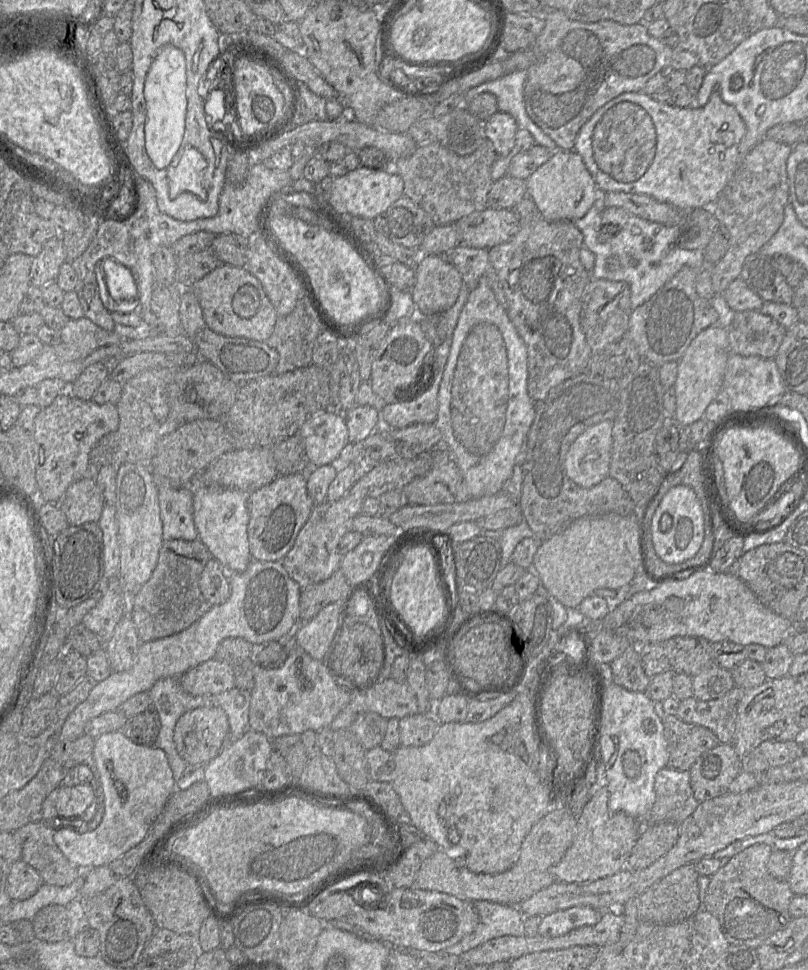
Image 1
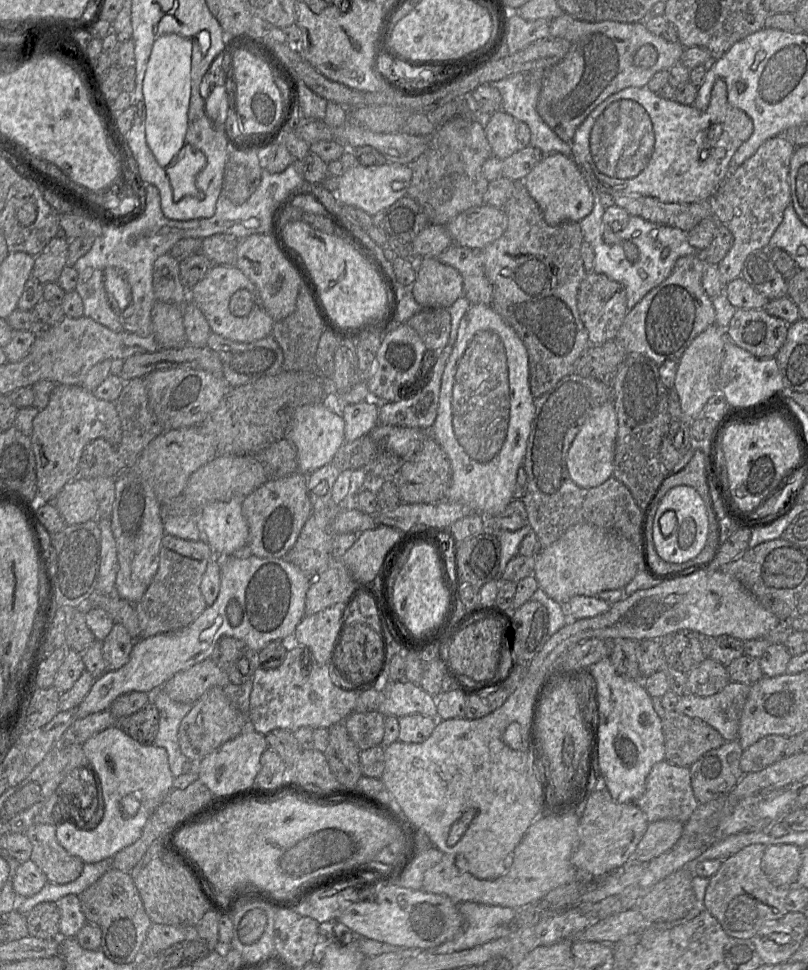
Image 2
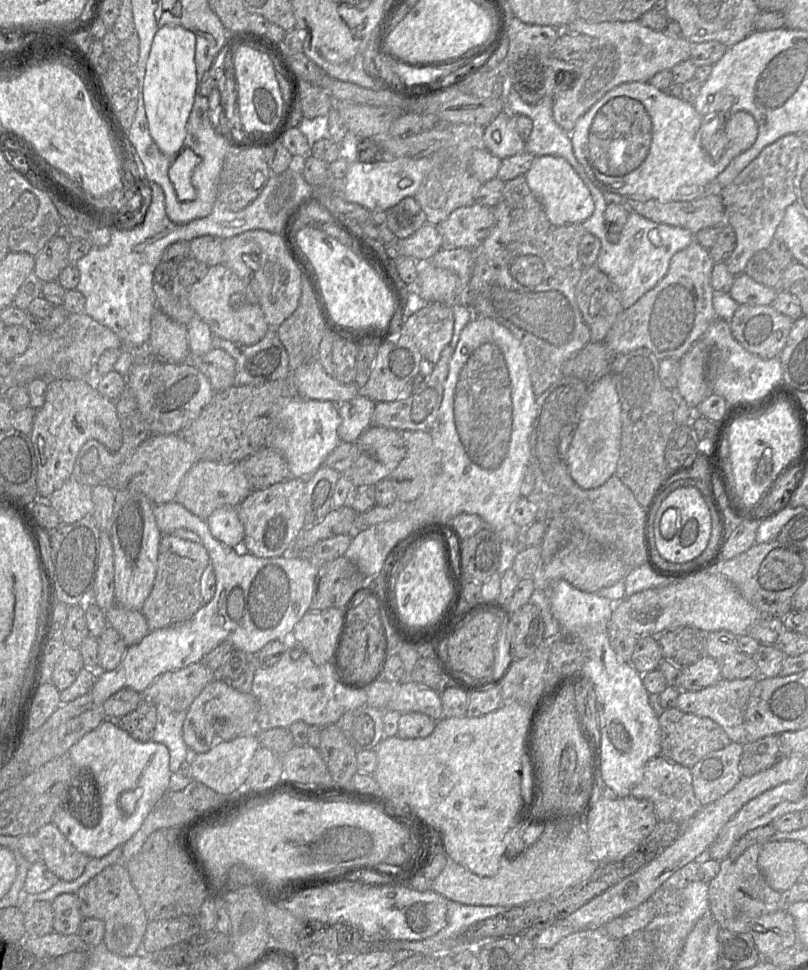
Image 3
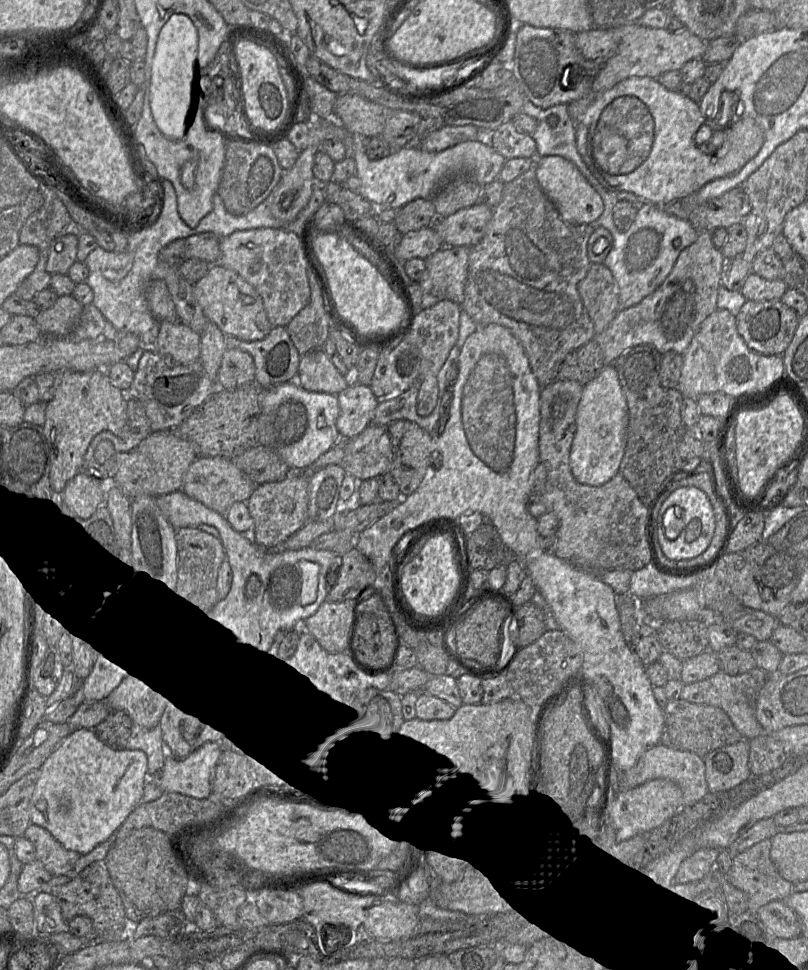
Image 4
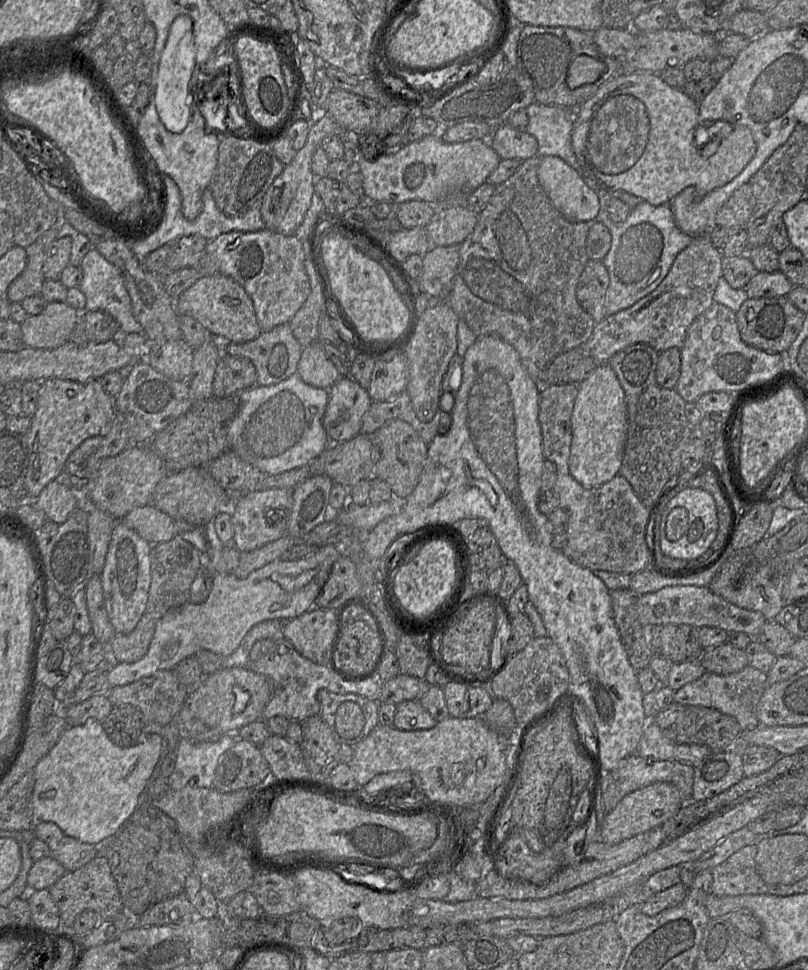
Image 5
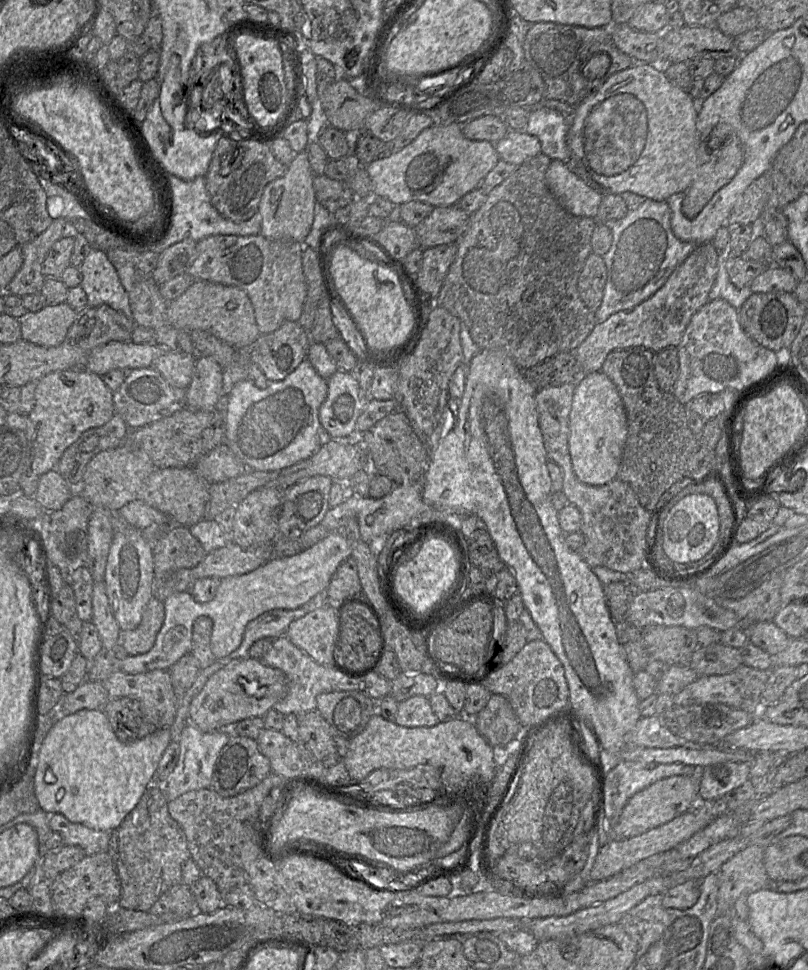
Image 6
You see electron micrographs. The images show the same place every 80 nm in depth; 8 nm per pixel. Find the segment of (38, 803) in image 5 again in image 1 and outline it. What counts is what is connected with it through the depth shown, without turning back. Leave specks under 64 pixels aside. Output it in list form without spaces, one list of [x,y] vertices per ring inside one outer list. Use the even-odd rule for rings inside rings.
[[[122,730],[95,738],[93,757],[101,777],[100,803],[96,802],[94,815],[80,827],[62,827],[53,834],[58,848],[78,868],[109,865],[140,843],[177,789],[164,750],[136,744]]]

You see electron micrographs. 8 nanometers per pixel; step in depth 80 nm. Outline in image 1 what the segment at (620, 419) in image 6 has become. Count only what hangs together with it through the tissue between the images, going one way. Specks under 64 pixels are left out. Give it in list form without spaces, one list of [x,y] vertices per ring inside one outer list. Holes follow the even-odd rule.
[[[613,420],[594,424],[571,444],[565,457],[565,469],[576,485],[590,488],[609,476],[613,425]]]

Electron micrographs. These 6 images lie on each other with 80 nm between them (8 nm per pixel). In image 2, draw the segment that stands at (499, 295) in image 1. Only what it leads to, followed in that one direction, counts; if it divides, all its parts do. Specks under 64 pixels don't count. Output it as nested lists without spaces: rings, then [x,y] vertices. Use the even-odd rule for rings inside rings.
[[[452,244],[437,259],[461,274],[463,296],[470,304],[490,305],[493,291],[485,274],[481,250]]]

